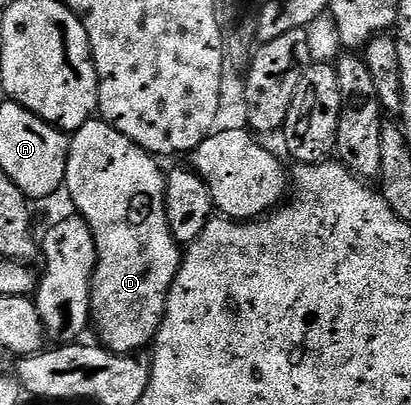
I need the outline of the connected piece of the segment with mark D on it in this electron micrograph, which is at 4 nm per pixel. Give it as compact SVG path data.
M91 118L87 124L80 126L77 132L69 137L70 153L68 154L68 166L66 167L65 191L70 191L70 200L74 203L73 211L88 222L92 230L92 238L96 242L96 254L98 255L98 265L94 271L94 284L90 288L90 319L92 321L93 331L98 331L97 339L101 347L109 348L111 352L119 354L138 354L143 351L142 348L151 343L158 334L158 328L162 324L162 319L166 313L166 303L172 282L176 278L178 269L182 267L183 249L172 238L172 230L168 226L166 217L166 177L164 168L161 168L159 161L145 152L136 142L124 138L120 130L116 130L110 124L101 118Z

